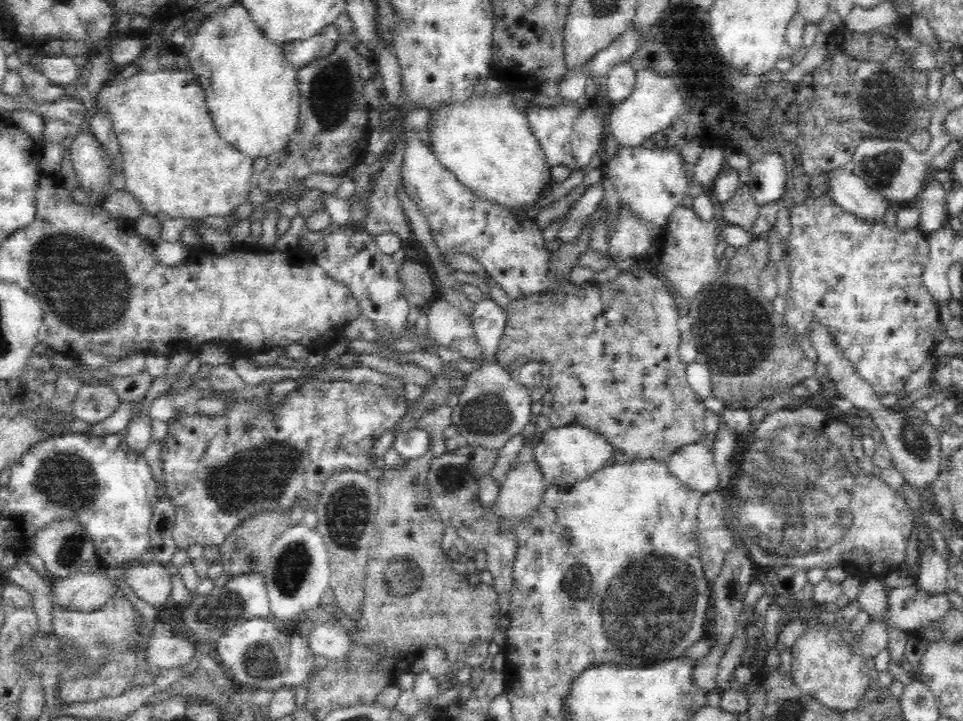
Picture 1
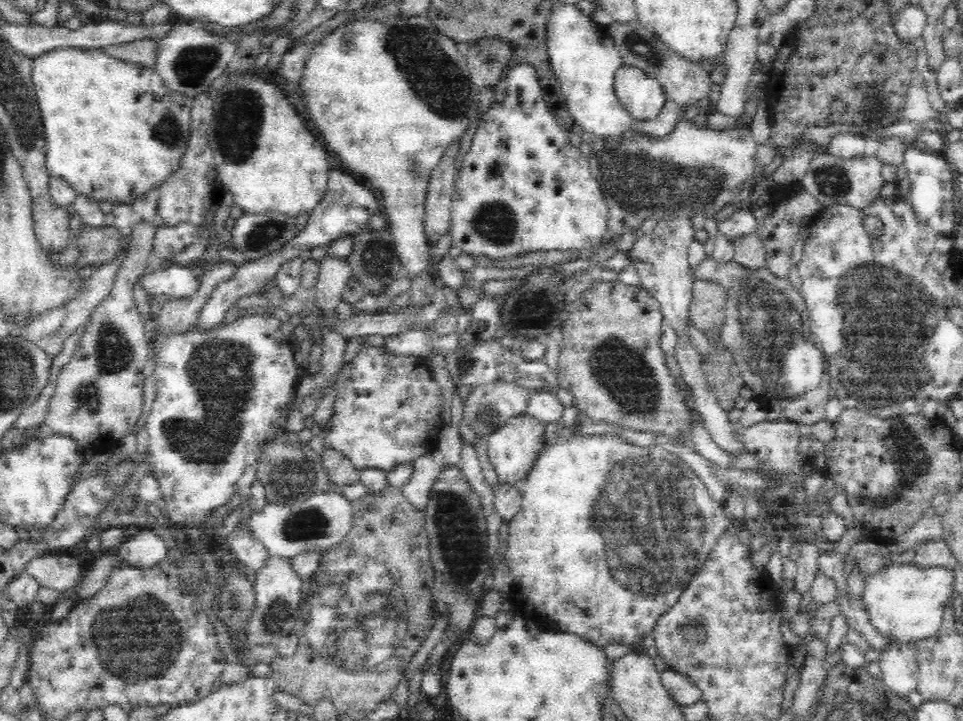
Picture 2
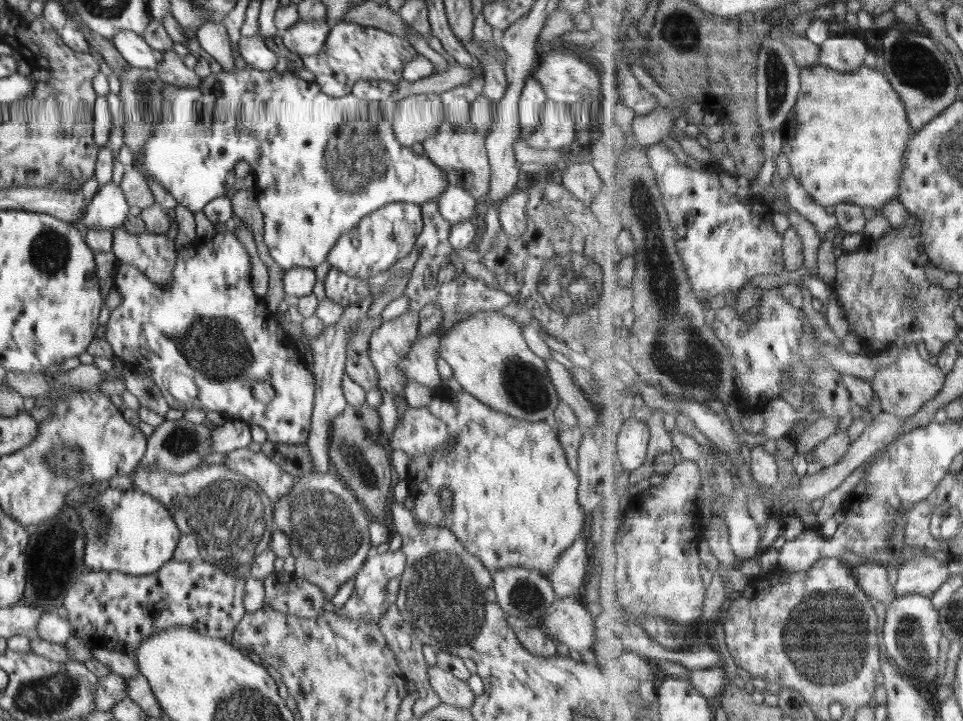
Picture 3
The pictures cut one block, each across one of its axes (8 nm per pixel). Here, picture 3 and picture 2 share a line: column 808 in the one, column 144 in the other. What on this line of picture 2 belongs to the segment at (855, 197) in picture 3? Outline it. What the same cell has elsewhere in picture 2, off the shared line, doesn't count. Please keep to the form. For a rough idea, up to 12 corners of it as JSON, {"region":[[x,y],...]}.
{"region":[[104,49],[31,58],[44,172],[128,202],[193,98]]}

